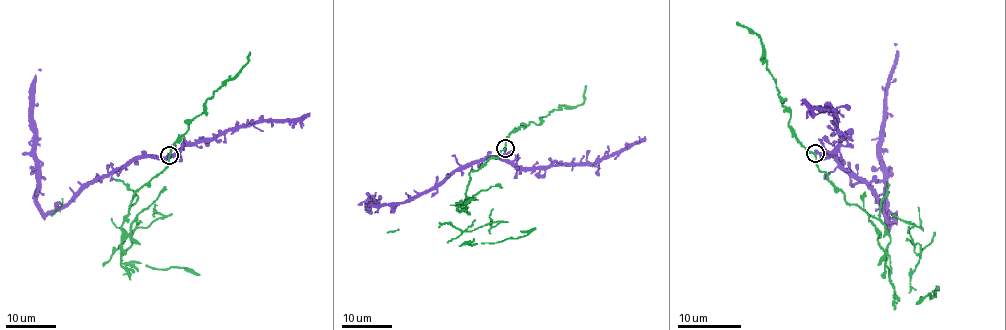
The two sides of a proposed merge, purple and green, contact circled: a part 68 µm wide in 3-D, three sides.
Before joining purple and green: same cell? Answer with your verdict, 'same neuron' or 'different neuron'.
different neuron

